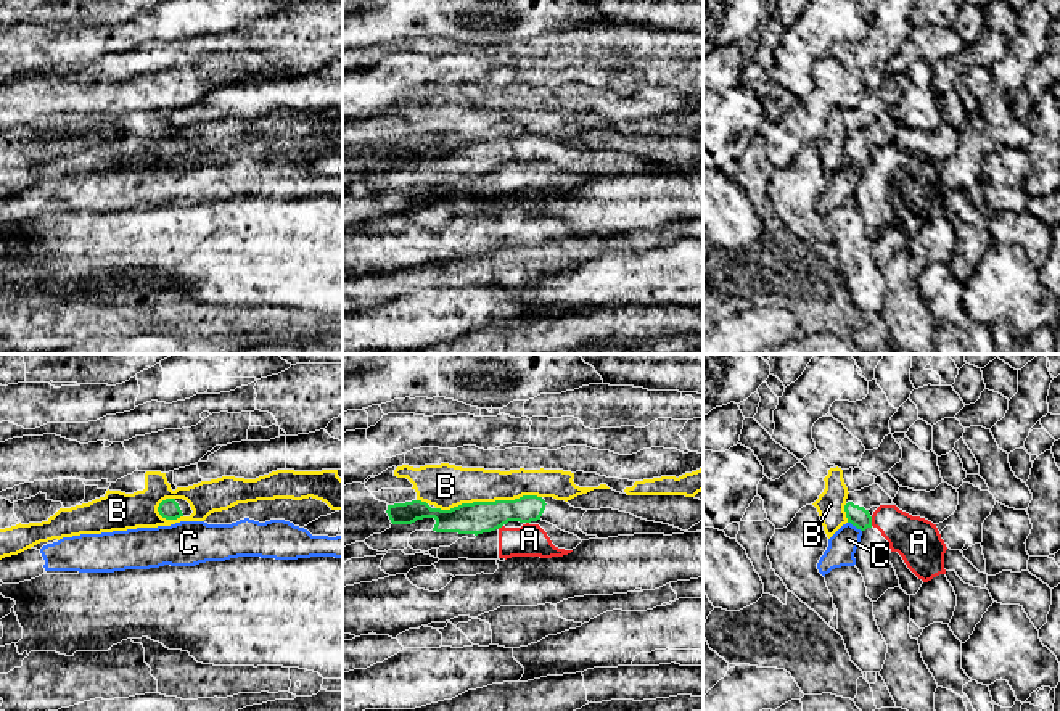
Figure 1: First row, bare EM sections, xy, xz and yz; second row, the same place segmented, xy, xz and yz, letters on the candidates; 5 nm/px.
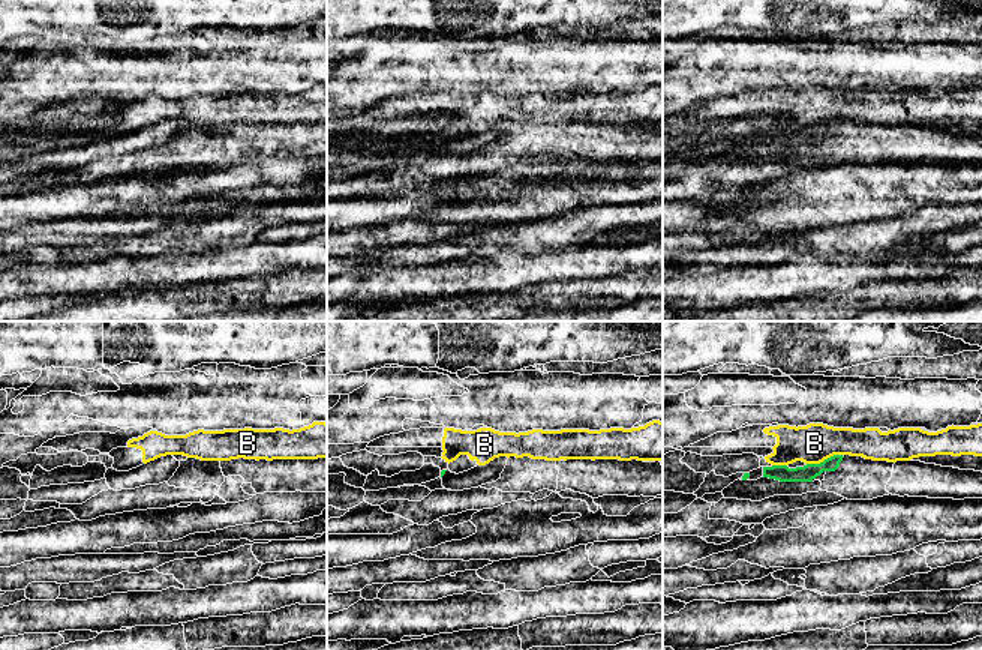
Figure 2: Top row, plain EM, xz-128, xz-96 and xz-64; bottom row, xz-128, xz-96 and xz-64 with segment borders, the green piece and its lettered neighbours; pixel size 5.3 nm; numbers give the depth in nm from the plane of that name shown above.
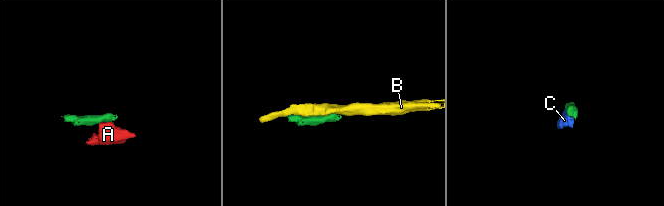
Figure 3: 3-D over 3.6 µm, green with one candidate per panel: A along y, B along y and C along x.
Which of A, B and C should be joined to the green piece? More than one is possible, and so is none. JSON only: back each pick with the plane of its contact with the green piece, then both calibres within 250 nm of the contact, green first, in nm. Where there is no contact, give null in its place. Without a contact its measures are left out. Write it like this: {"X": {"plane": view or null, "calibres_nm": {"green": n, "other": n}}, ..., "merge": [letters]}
{"merge": []}

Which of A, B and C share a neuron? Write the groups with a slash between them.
A / B / C

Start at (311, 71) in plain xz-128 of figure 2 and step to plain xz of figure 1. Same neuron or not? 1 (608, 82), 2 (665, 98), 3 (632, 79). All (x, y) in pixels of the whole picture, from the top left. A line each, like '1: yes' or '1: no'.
1: yes
2: no
3: yes

